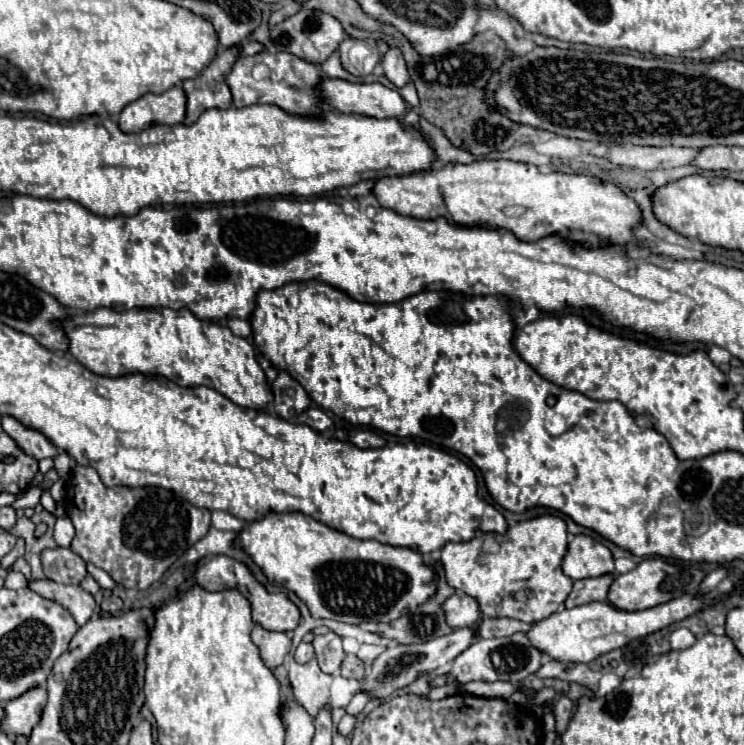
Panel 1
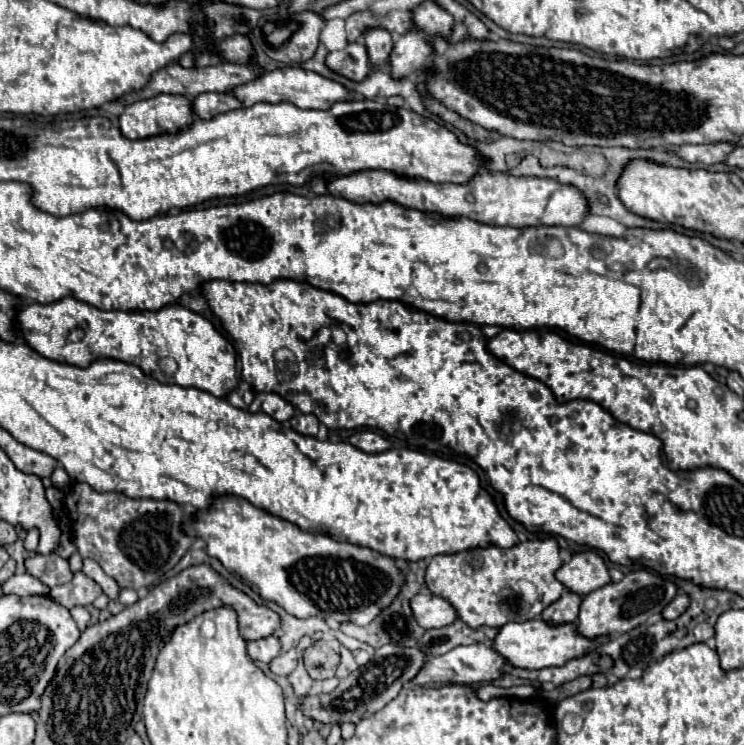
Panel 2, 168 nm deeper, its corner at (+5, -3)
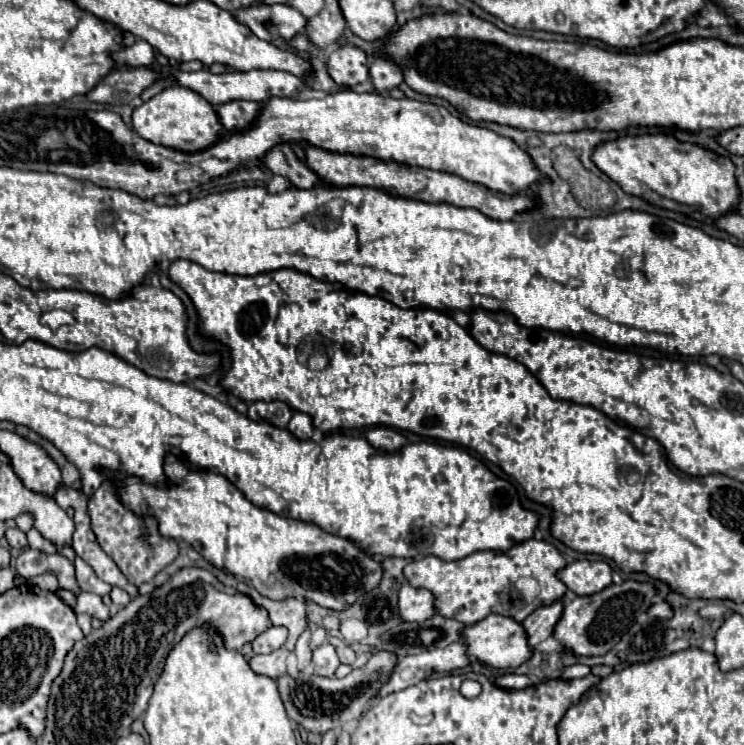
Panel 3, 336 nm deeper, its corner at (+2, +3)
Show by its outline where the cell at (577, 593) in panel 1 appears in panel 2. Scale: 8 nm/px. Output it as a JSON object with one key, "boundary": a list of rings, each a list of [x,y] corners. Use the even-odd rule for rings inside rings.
{"boundary":[[[564,591],[564,595],[550,603],[542,613],[540,619],[550,623],[550,625],[562,625],[562,623],[574,623],[574,619],[578,617],[578,607],[580,607],[580,595]]]}

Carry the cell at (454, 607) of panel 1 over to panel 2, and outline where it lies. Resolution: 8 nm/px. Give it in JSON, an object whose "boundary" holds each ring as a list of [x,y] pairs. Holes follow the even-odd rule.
{"boundary":[[[418,593],[410,599],[410,607],[414,613],[414,619],[420,627],[424,629],[434,629],[434,627],[444,627],[446,623],[456,621],[454,609],[446,599],[430,595],[430,593]]]}

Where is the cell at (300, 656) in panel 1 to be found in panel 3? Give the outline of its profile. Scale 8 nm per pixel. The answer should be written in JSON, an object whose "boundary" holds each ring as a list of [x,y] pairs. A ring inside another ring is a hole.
{"boundary":[[[281,647],[281,649],[277,649],[277,651],[273,651],[273,653],[267,653],[267,655],[255,655],[255,657],[249,661],[249,665],[251,665],[251,669],[253,669],[255,673],[261,673],[261,675],[267,675],[267,677],[277,679],[277,677],[281,677],[281,675],[287,673],[285,661],[287,661],[289,653],[291,653],[289,649]]]}

